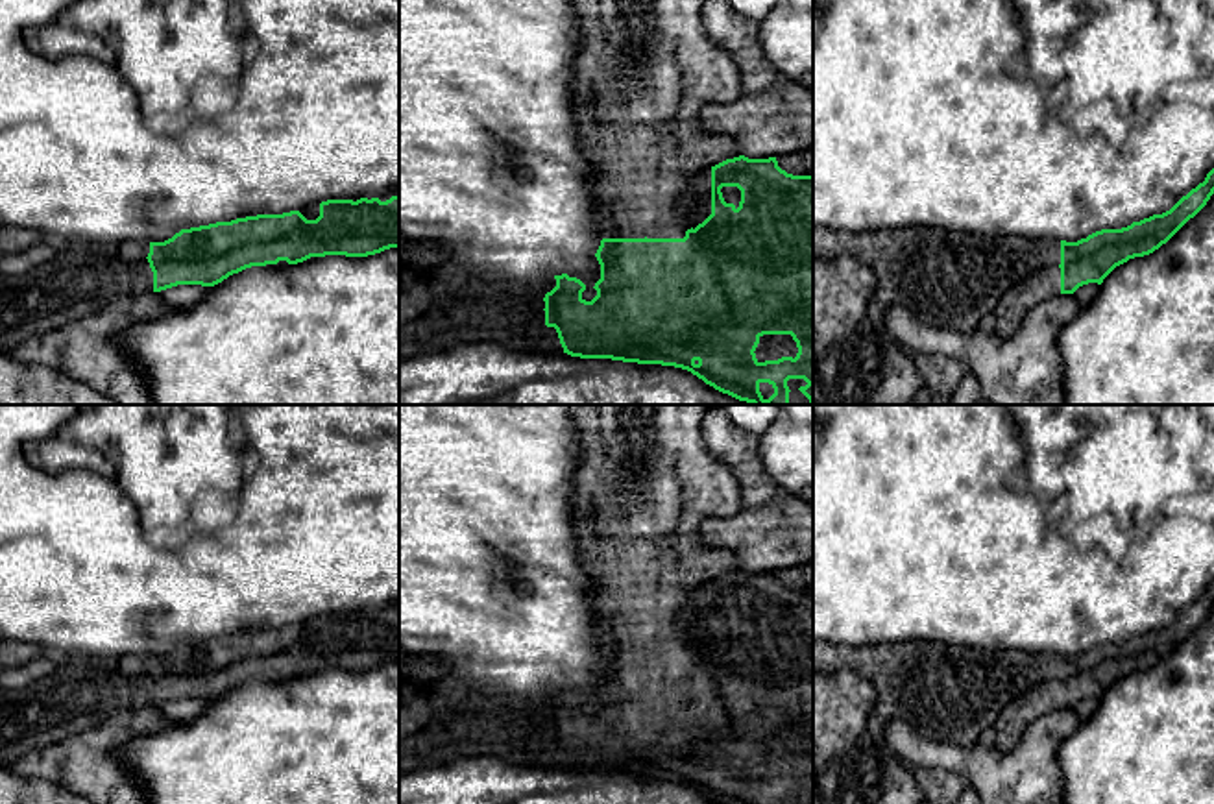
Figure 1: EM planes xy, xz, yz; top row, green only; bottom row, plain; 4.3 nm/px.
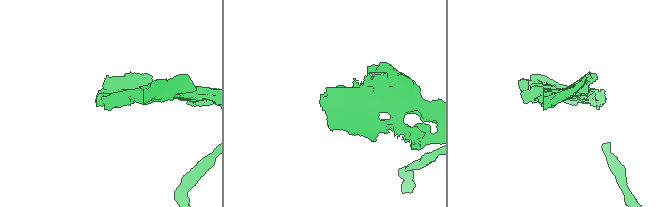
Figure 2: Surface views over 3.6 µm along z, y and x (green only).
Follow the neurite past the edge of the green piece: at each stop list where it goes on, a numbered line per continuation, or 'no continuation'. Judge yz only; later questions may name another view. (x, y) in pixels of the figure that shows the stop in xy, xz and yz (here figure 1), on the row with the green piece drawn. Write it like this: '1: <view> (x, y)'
1: yz (1044, 283)

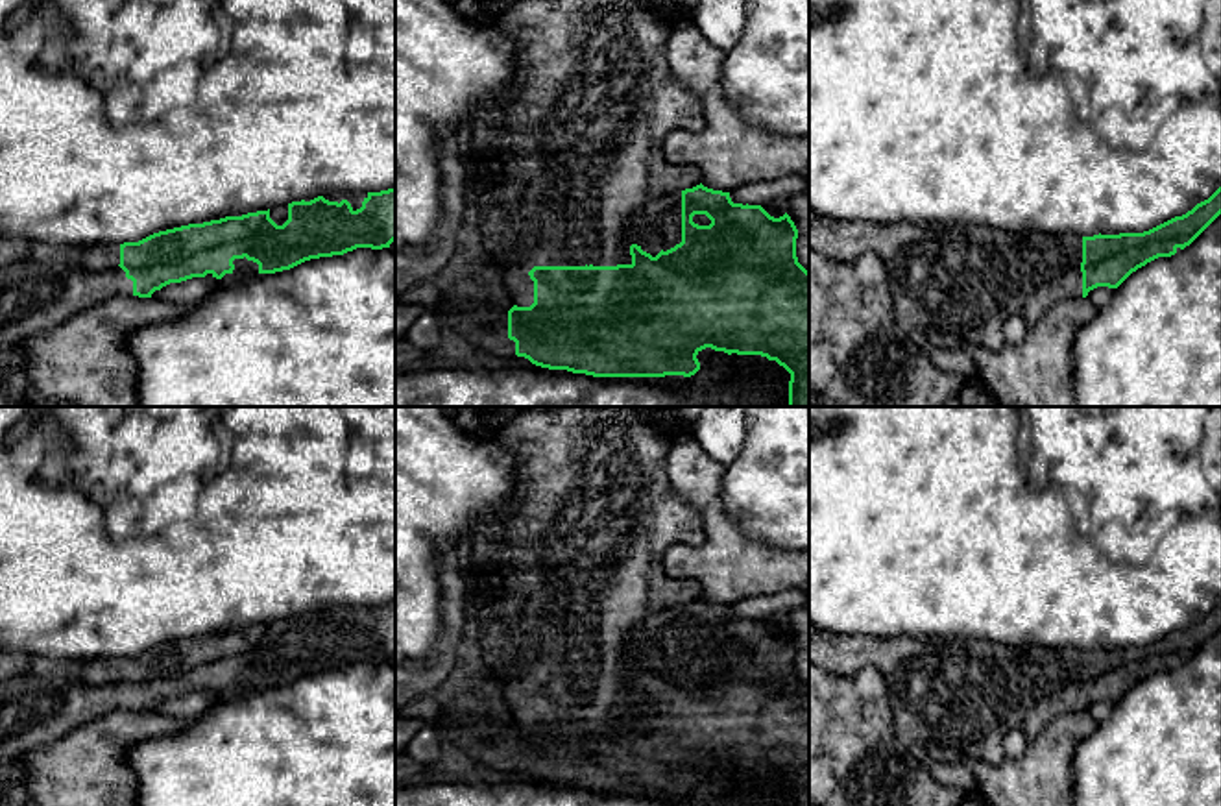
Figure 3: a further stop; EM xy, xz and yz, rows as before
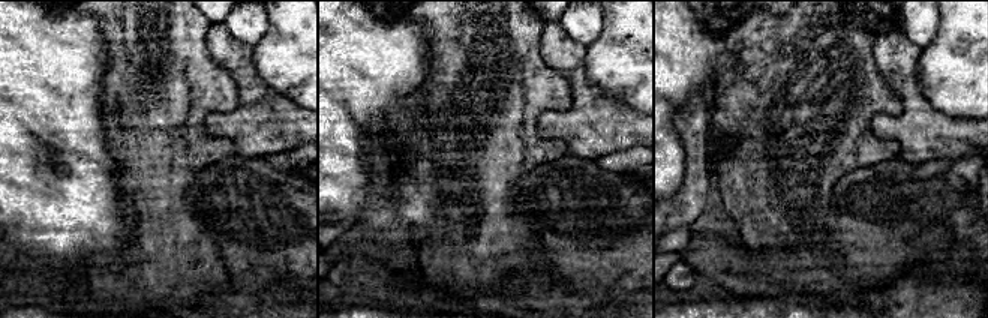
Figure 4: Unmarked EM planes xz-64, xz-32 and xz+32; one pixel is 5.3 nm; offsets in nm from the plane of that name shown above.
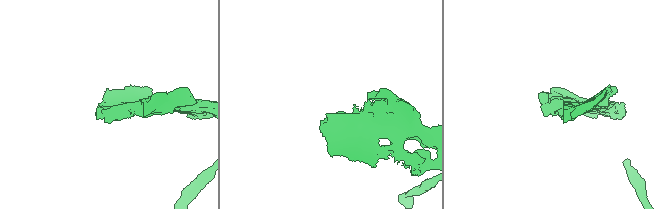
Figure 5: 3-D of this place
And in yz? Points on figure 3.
1: yz (1068, 285)

